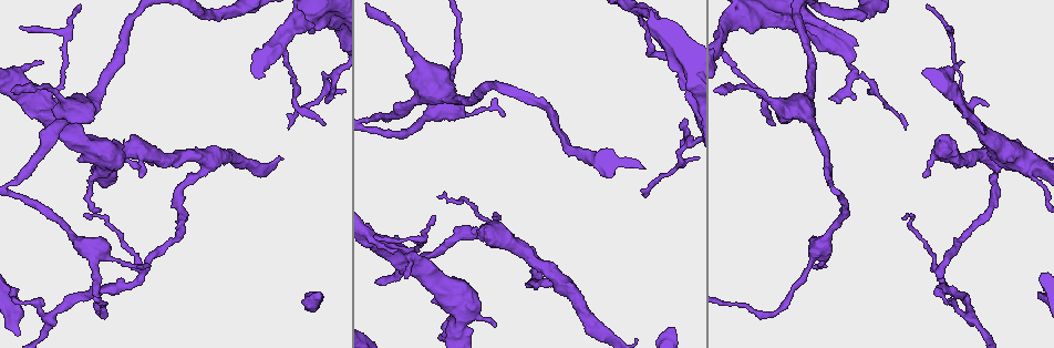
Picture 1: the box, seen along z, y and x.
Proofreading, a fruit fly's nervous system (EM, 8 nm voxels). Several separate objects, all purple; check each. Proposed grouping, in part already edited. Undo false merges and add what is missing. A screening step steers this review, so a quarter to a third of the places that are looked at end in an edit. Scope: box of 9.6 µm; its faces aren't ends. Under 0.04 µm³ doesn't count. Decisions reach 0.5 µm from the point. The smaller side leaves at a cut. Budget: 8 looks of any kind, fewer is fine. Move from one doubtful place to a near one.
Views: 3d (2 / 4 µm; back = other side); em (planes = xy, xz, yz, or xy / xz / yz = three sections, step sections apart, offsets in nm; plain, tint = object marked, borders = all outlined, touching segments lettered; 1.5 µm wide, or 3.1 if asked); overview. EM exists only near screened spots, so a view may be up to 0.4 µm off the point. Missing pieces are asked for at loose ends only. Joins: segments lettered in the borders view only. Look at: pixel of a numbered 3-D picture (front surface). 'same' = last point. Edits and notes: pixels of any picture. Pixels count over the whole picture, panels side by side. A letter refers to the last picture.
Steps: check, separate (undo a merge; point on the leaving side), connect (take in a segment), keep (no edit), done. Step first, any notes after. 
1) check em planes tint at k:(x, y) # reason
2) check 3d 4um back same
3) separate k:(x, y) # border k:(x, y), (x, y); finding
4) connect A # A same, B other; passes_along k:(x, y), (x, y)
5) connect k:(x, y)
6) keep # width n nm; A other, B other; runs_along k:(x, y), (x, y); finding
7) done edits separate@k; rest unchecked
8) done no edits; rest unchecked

check 3d 4um at 1:(825, 266) # tapers out

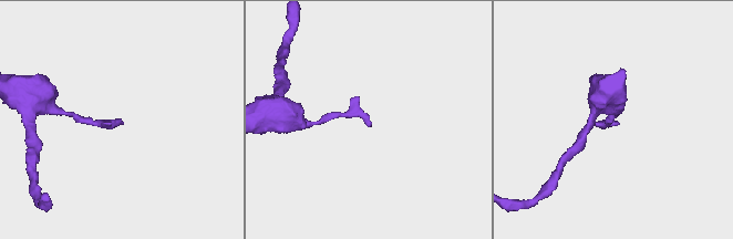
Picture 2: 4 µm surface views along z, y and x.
check em yz step 4 tint at 2:(123, 124)

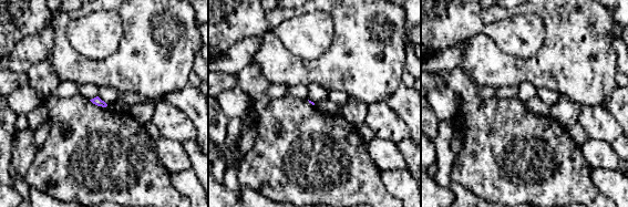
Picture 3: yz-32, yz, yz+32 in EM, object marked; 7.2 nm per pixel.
check em planes borders same # cut it another way

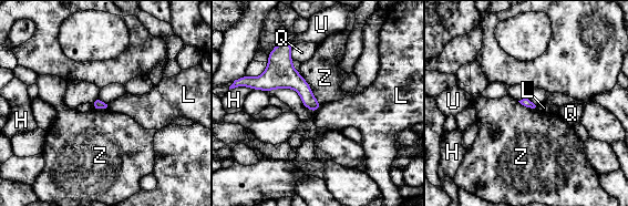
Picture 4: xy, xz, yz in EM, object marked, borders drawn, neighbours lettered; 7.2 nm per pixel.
keep # longest_contact Z 280 nm; H other, L other, Q other, U other, Z other; border 4:(298, 72), (320, 104); none of them fits

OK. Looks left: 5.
check 3d 4um at 1:(91, 250) # a fork

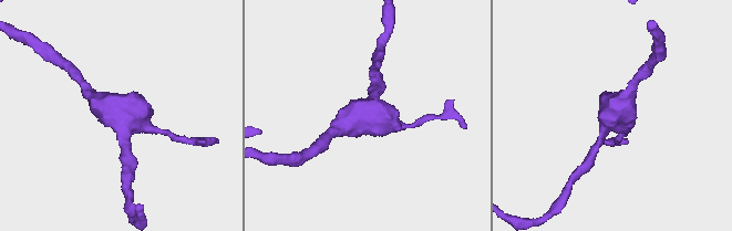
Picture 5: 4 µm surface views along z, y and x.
check em planes tint at 5:(363, 111) # now the EM

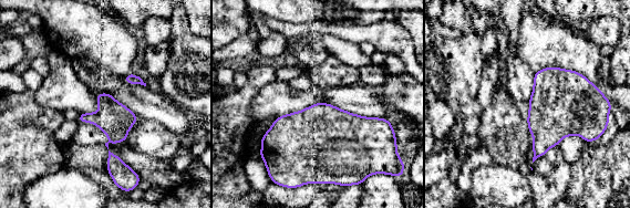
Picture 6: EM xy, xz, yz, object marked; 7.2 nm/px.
check em planes borders same # see the neighbours

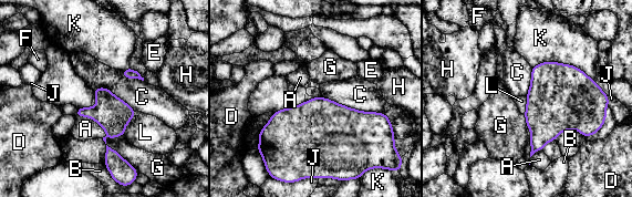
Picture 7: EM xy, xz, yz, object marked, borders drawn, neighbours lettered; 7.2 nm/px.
keep # width 480 nm; longest_contact C 480 nm; A other, B other, C other, D other, E other, F other, G other, H other, J other, K other, L other; all the same neuron

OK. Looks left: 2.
check em xy step 8 tint at 1:(688, 73) # abrupt turn

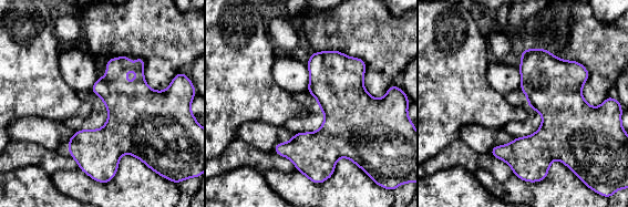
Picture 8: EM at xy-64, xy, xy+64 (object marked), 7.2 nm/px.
check em planes borders same # cut it another way

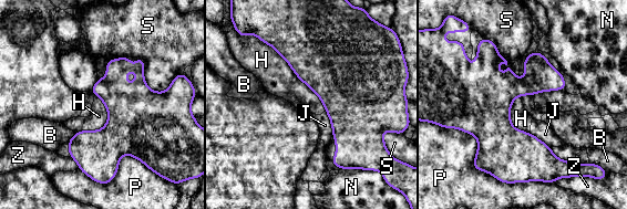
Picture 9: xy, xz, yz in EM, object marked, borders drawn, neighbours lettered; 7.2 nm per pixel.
keep # B other, H other, J other, N other, P other, S other, Z other; border 9:(253, 33), (285, 60), (326, 111); all the same neuron

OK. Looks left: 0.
done no edits; rest unchecked

